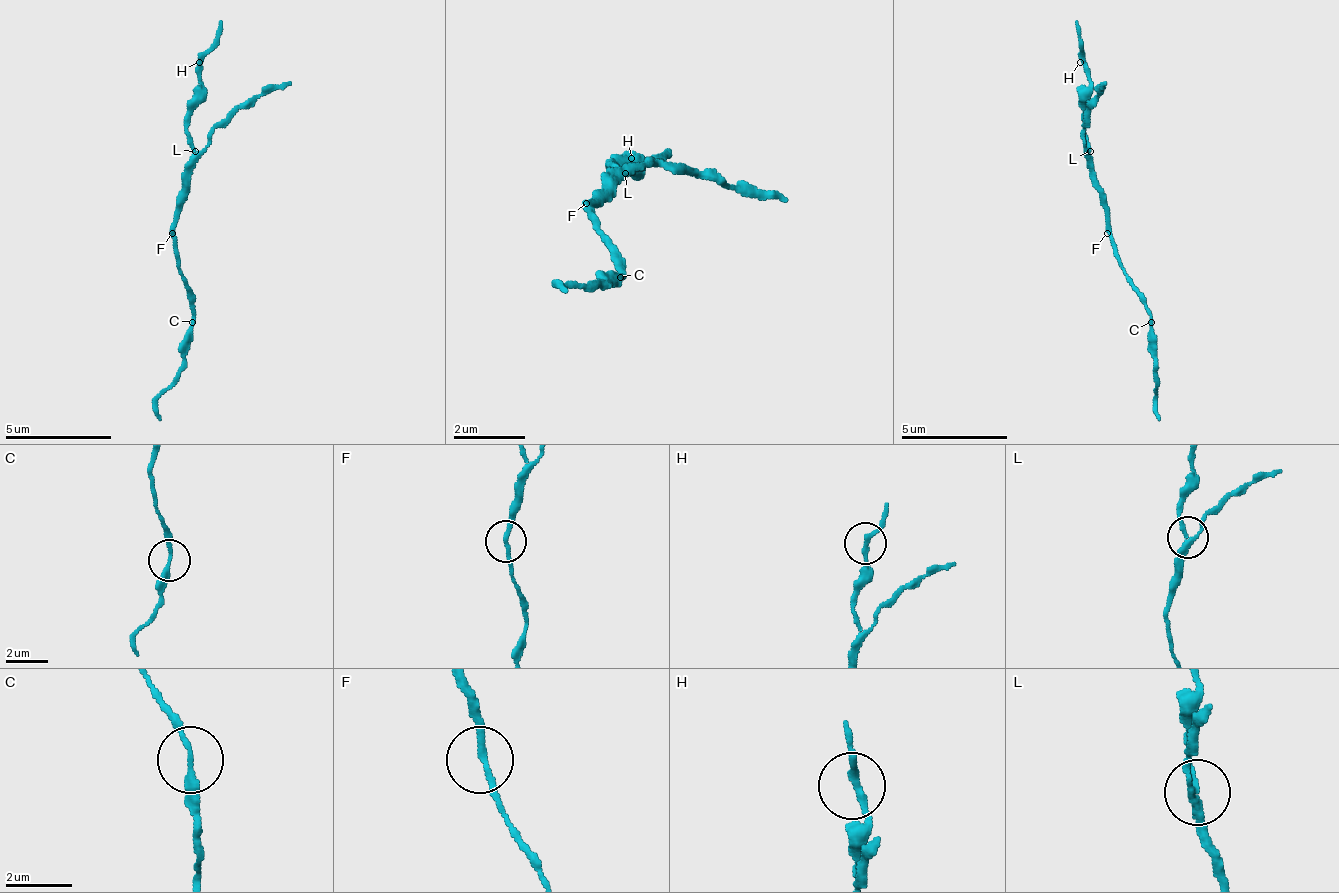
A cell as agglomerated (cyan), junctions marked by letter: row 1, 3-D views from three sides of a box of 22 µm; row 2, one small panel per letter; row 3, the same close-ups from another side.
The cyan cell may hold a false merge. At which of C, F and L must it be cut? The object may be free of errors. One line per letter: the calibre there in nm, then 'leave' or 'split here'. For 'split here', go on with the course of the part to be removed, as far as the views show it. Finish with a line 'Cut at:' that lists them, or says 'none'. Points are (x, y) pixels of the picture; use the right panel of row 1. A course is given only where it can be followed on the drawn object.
C: calibre 200 nm; leave
F: calibre 190 nm; leave
L: calibre 200 nm; split here; course (1091, 153), (1075, 19)
Cut at: L

